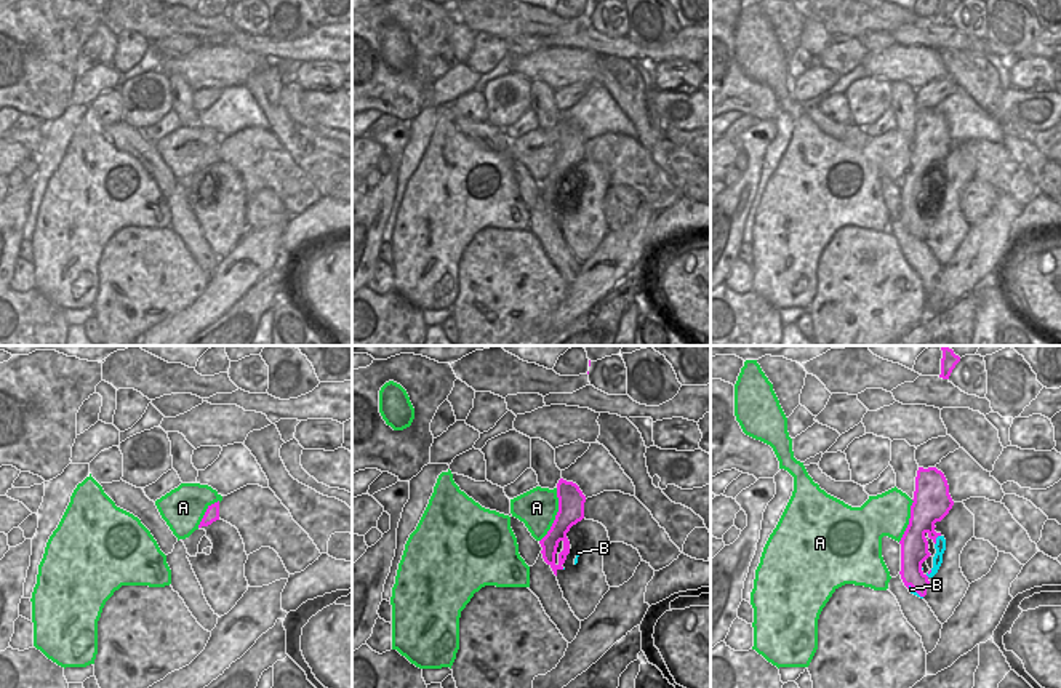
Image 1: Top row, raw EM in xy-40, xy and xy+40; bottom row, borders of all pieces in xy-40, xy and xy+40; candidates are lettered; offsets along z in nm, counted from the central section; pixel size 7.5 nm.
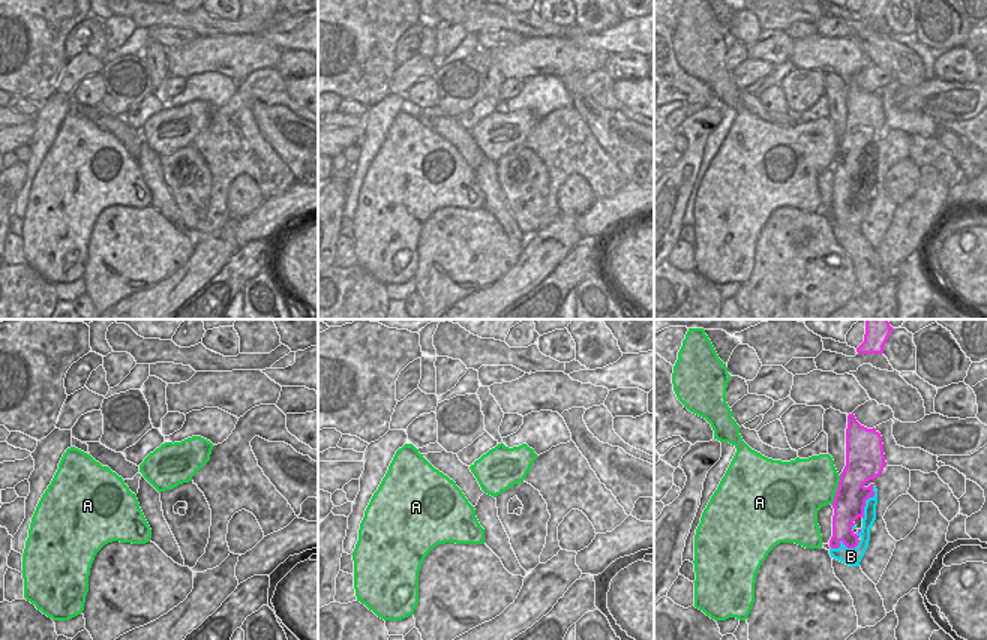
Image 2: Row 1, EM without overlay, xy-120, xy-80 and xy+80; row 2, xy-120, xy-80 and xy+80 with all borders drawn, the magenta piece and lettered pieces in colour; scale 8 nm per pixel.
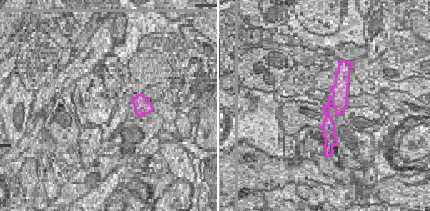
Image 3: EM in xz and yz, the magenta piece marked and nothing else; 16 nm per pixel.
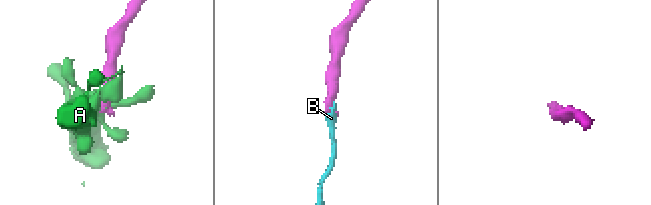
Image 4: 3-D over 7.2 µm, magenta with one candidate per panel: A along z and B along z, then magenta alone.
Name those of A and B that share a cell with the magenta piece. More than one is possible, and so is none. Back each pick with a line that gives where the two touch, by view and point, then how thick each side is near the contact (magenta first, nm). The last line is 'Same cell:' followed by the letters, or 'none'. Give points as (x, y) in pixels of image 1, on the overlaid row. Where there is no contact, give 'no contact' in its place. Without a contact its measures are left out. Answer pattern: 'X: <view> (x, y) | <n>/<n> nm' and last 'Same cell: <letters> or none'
B: xy+40 (935, 540) | 240/90 nm
Same cell: B

